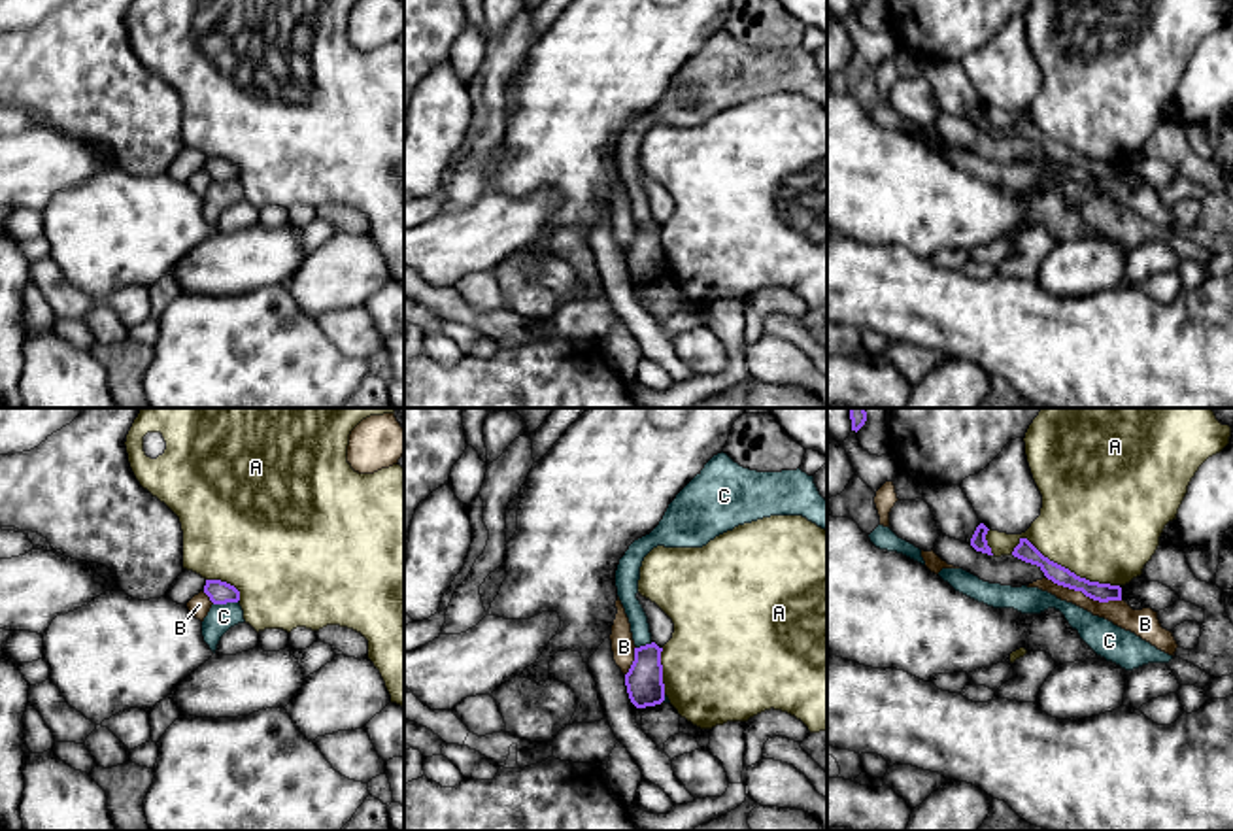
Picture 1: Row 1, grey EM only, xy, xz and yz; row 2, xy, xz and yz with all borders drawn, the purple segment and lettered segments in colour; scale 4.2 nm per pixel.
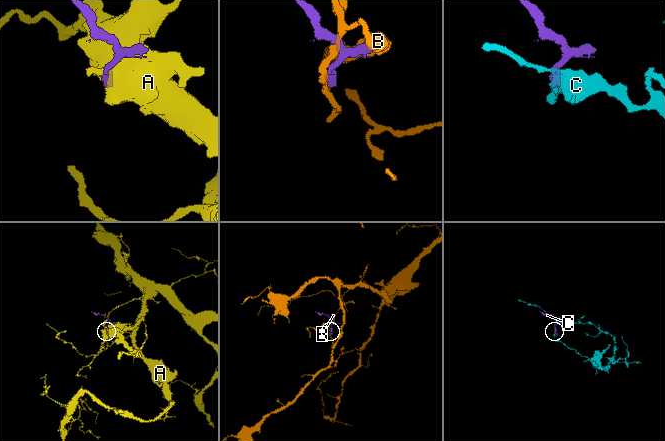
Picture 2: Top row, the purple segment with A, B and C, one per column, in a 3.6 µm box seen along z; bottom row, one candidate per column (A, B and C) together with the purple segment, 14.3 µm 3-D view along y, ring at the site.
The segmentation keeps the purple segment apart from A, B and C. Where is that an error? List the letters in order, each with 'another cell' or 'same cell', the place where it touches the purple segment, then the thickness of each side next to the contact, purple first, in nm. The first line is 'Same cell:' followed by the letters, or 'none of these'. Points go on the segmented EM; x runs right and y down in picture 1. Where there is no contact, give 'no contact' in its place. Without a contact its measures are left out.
Same cell: none of these
A: another cell; contact yz (1064, 567); calibres 80 and 500 nm
B: another cell; contact yz (1084, 593); calibres 80 and 100 nm
C: another cell; contact xy (225, 603); calibres 100 and 120 nm

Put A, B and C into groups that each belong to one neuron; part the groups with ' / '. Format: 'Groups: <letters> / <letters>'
Groups: A / B / C

